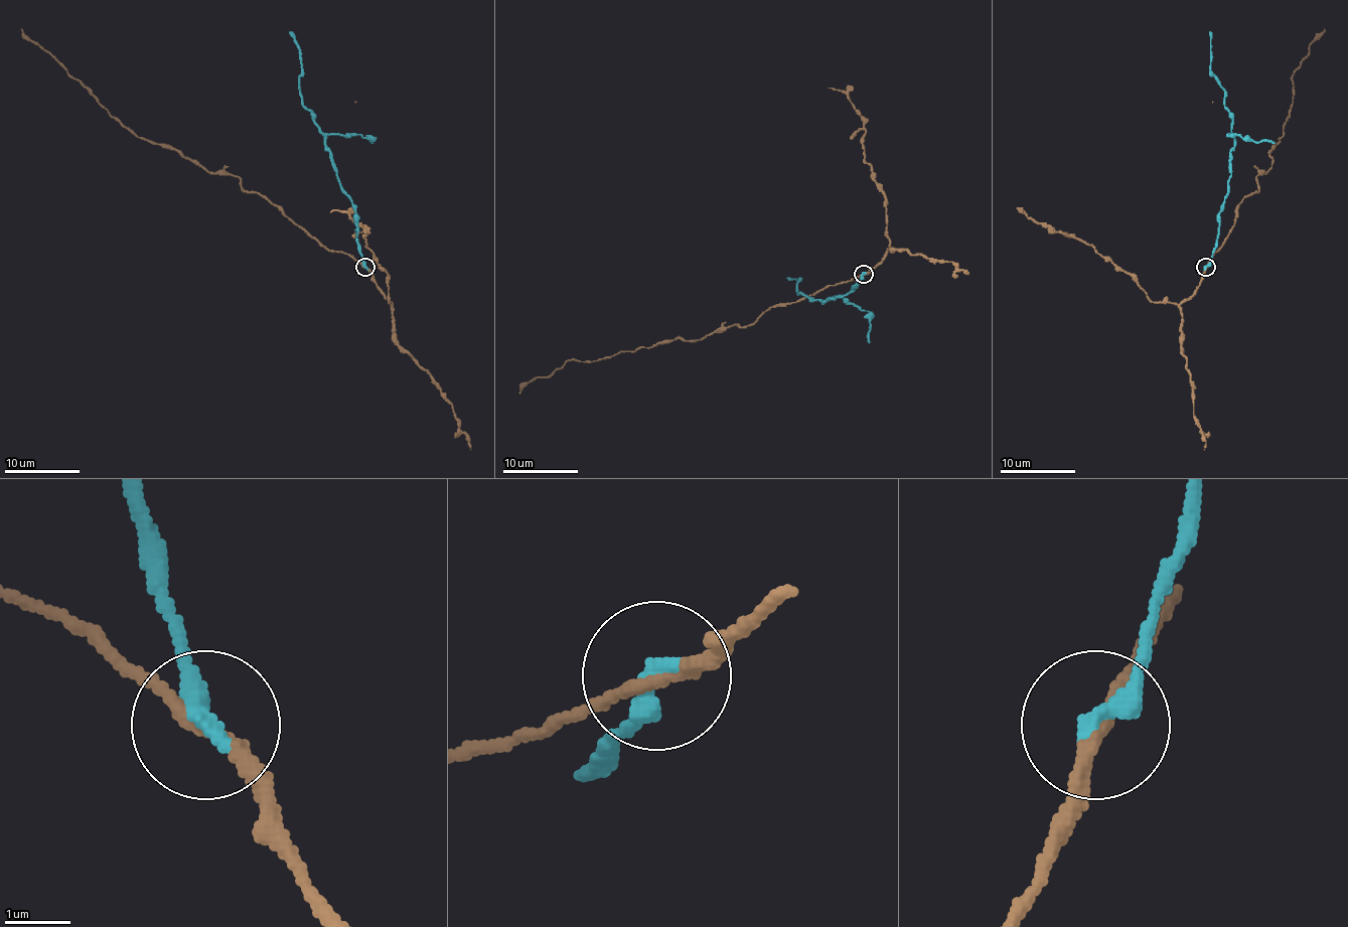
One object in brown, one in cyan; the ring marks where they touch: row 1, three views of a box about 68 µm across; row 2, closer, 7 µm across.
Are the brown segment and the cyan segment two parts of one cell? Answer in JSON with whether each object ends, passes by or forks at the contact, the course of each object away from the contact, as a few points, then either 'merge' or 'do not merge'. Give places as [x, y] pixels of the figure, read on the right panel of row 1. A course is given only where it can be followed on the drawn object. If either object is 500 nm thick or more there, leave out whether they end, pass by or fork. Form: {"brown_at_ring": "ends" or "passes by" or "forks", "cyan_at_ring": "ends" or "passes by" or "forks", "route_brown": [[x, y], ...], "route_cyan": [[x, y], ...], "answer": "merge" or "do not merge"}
{"brown_at_ring": "passes by", "cyan_at_ring": "ends", "route_brown": [[1205, 268], [1239, 202], [1257, 191], [1256, 176], [1271, 167], [1269, 153], [1290, 114], [1292, 74], [1326, 31]], "route_cyan": [[1205, 267], [1216, 242], [1233, 146], [1231, 116], [1224, 105], [1222, 86], [1211, 70], [1209, 31]], "answer": "do not merge"}

